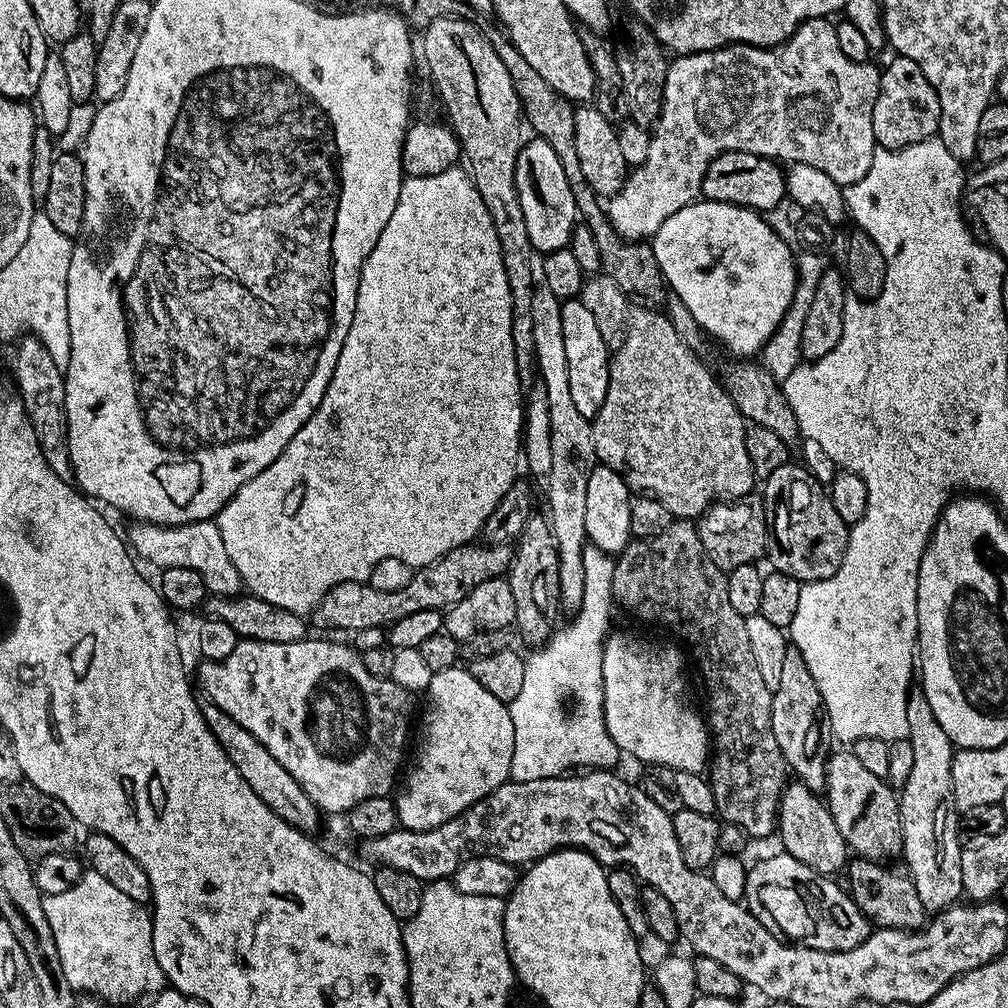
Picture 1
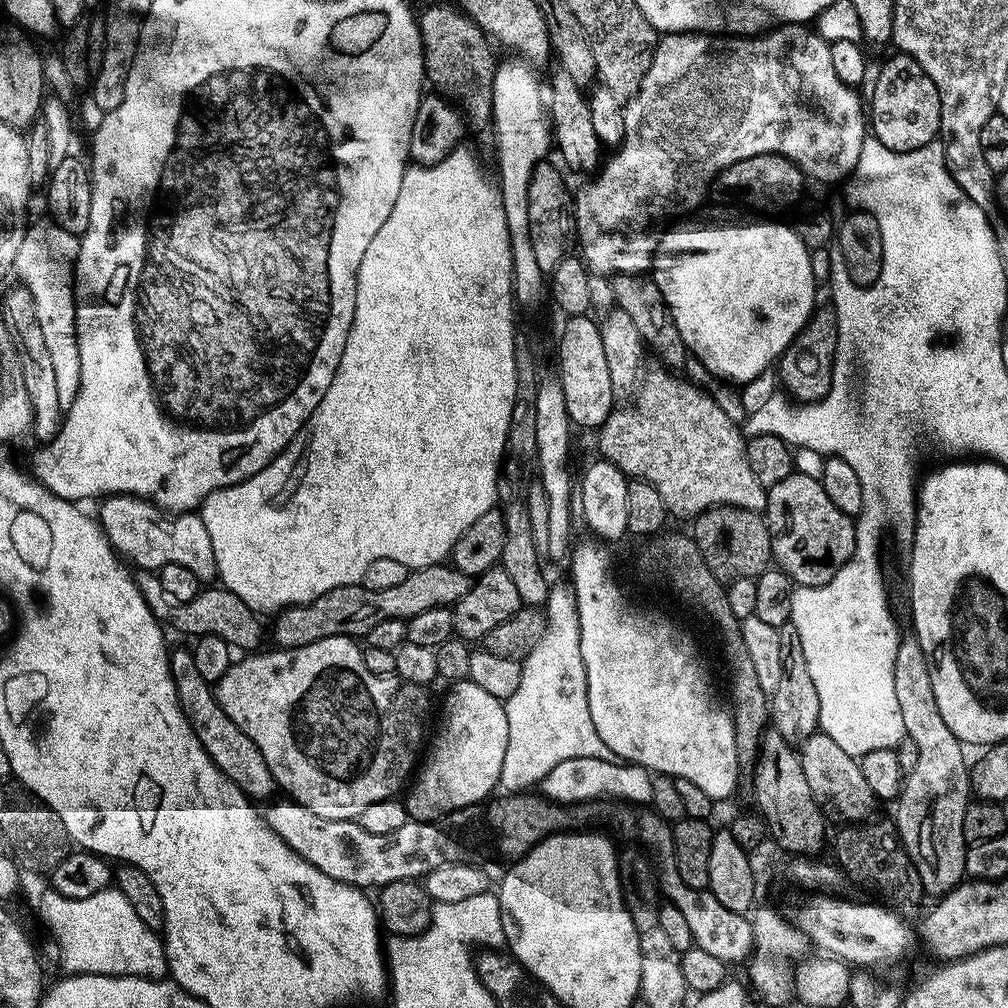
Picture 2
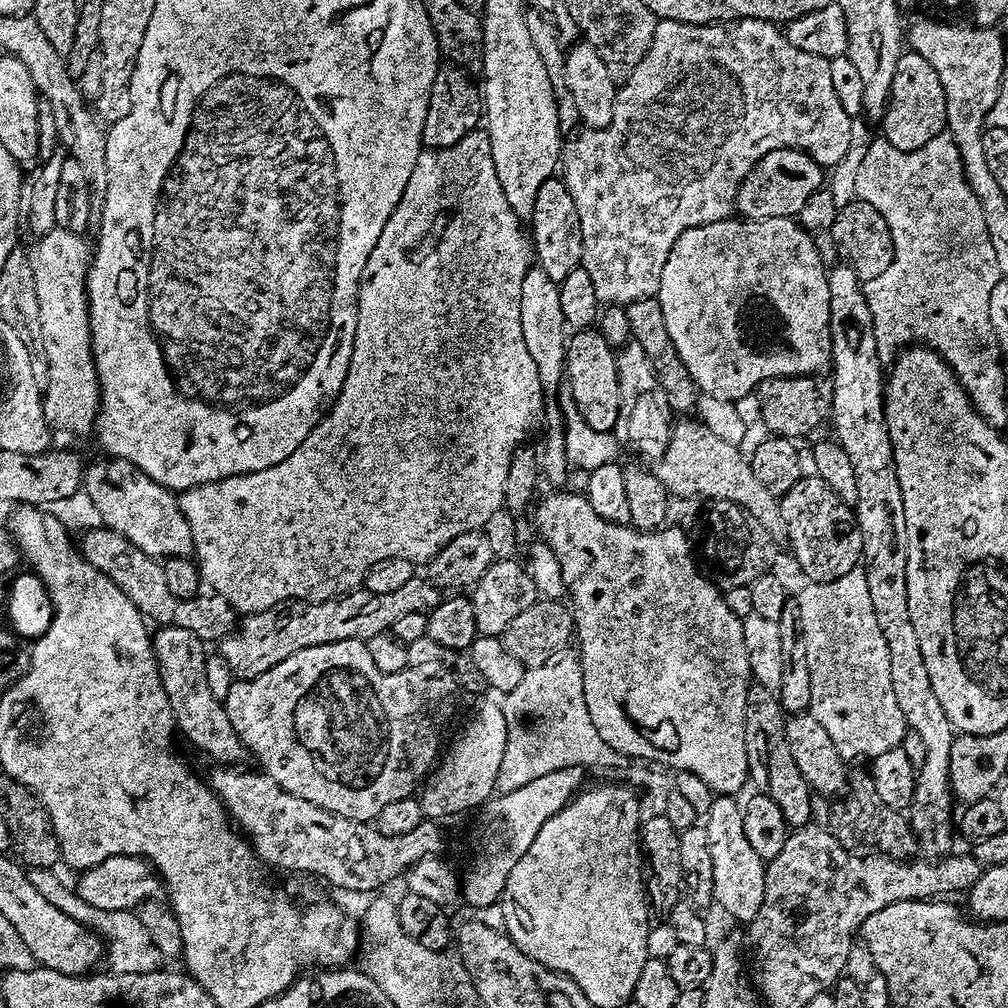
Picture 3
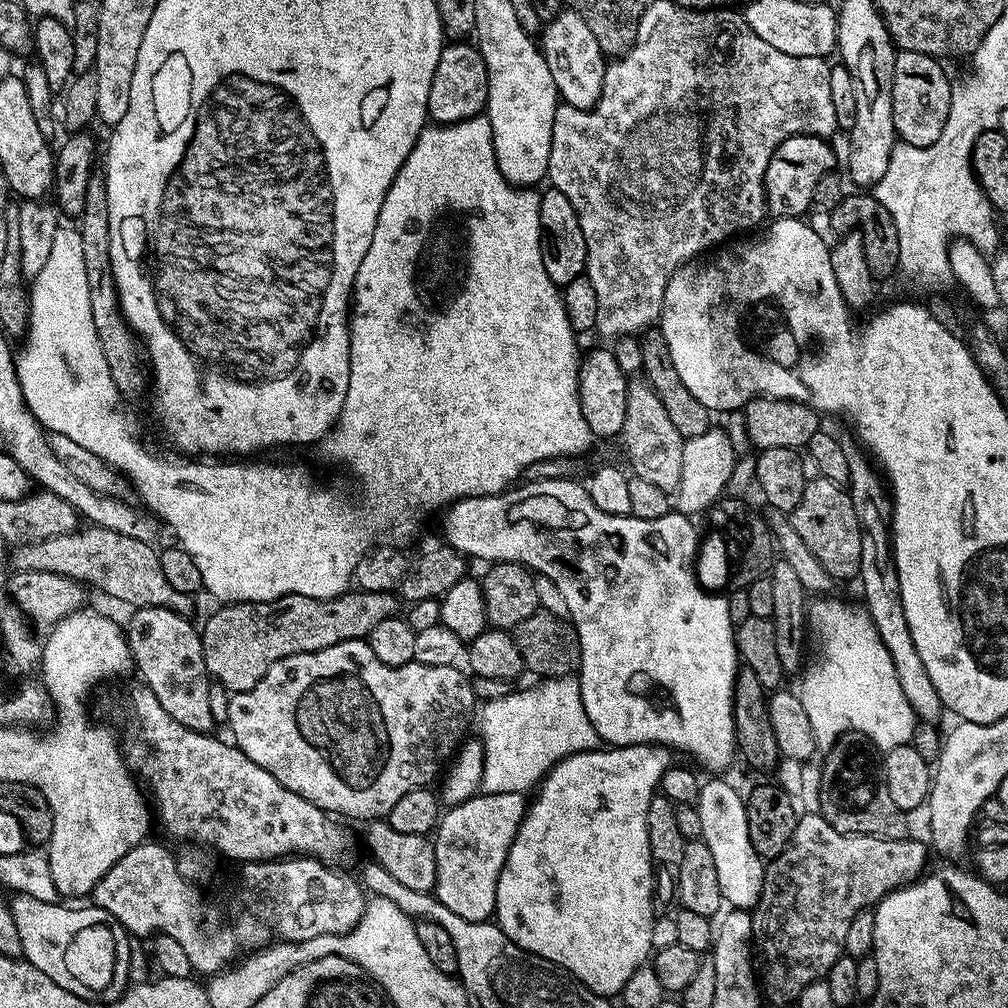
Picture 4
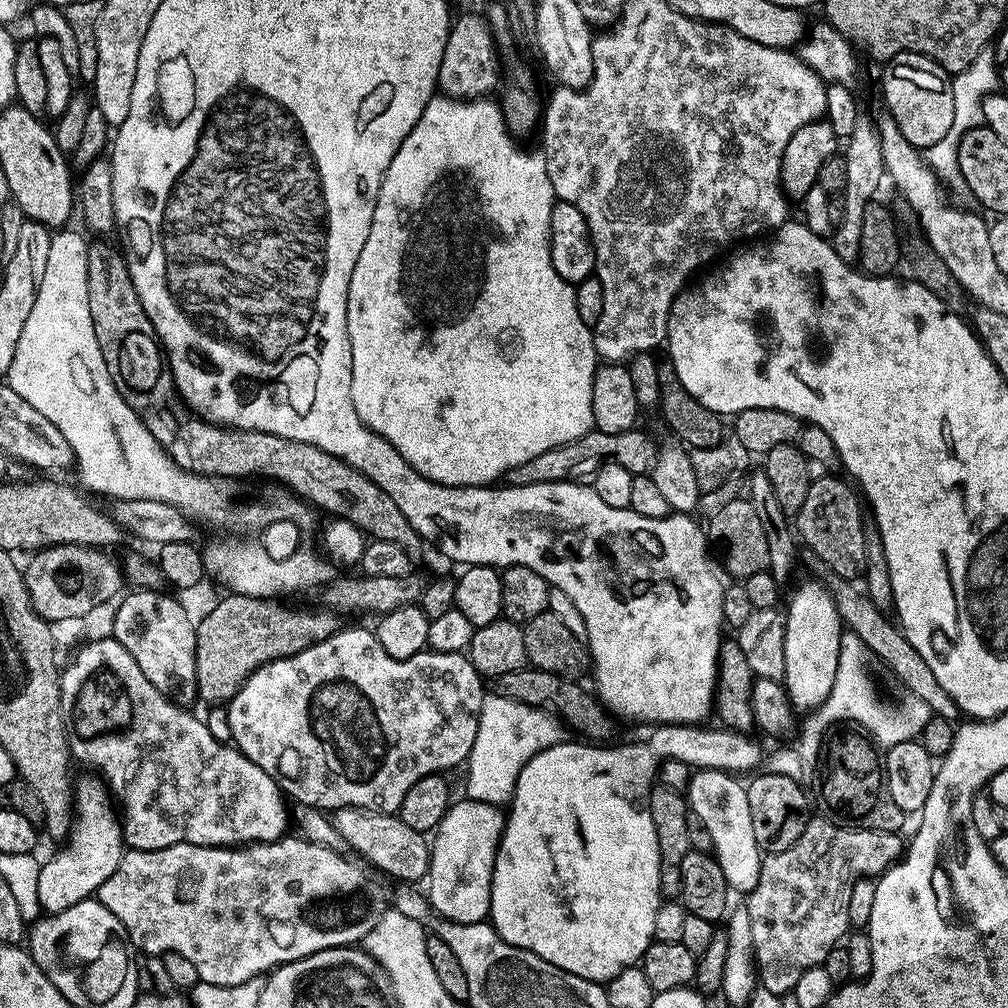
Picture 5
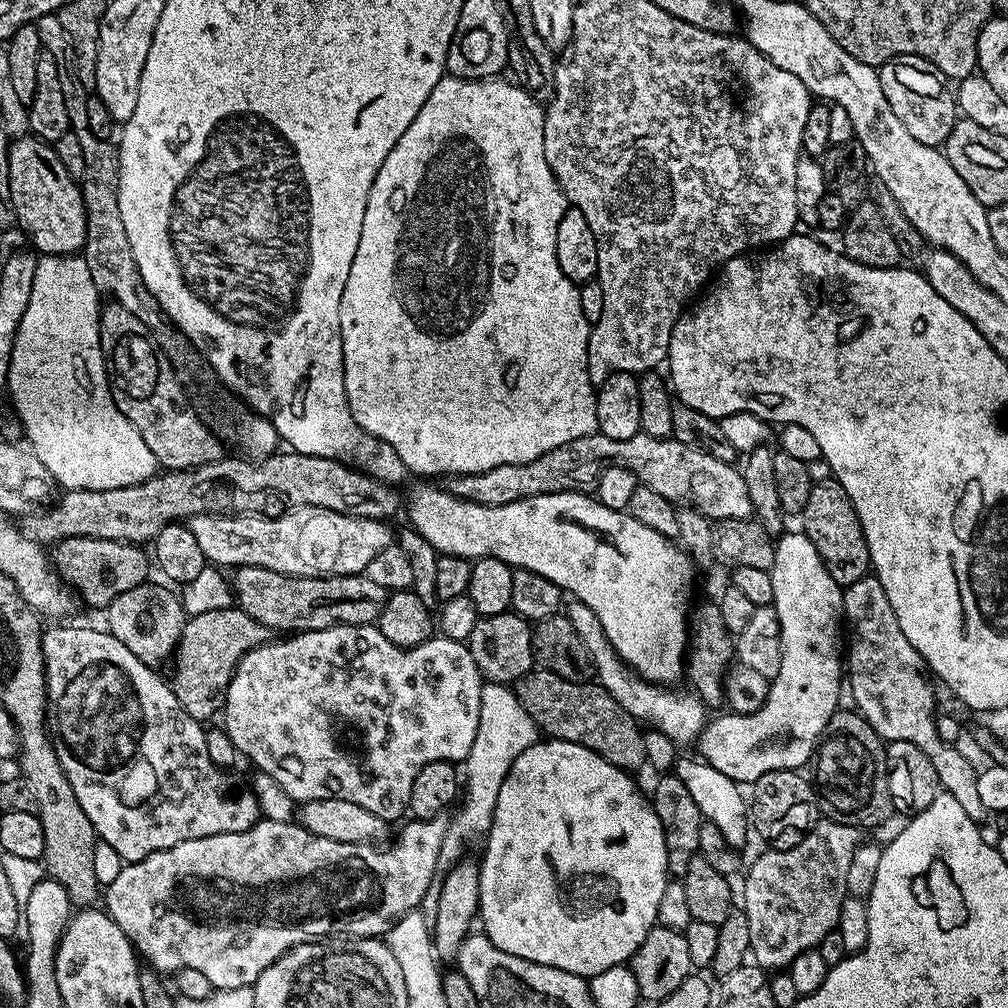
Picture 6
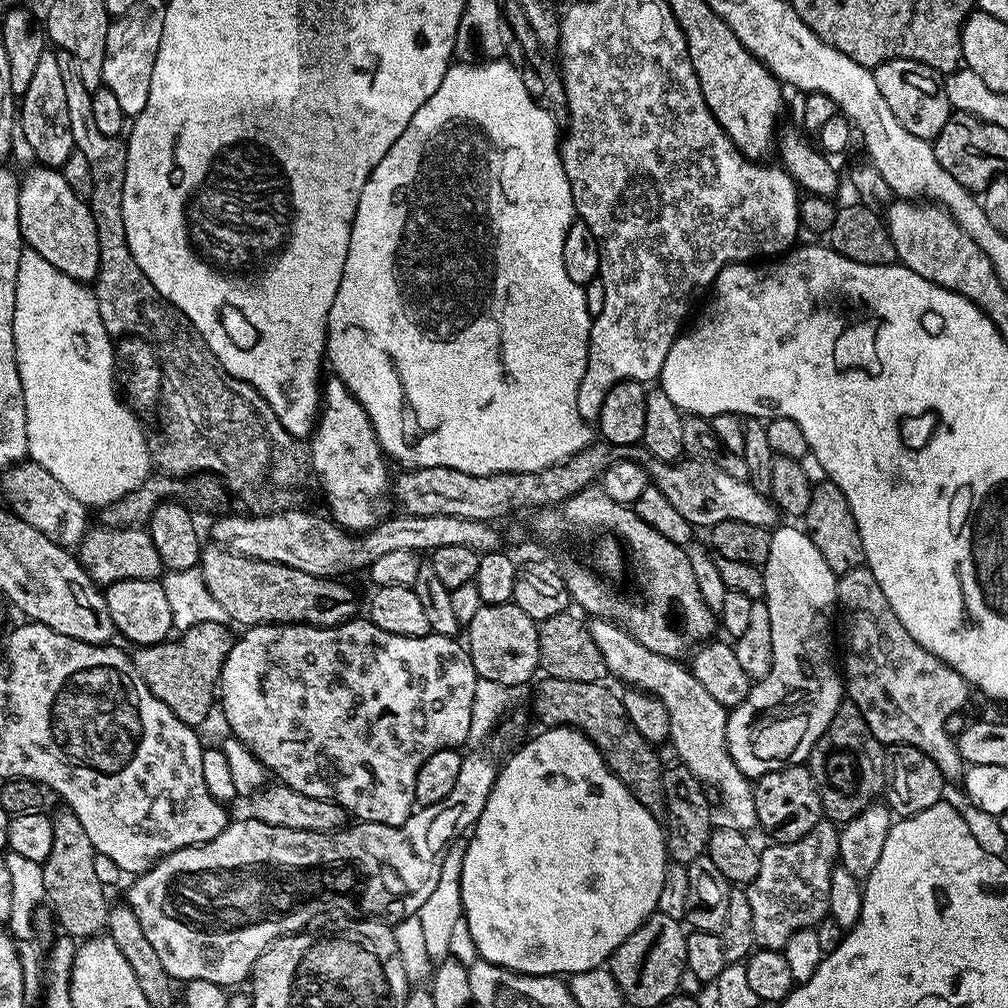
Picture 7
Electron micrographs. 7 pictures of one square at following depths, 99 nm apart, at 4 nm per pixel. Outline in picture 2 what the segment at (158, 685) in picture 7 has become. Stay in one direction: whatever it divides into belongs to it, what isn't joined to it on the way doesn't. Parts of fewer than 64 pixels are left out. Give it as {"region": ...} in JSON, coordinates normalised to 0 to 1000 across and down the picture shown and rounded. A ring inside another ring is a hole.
{"region":[[[443,559],[428,560],[422,563],[406,566],[403,577],[390,581],[387,585],[367,585],[357,579],[344,579],[319,589],[306,599],[291,599],[273,612],[274,620],[269,620],[268,631],[279,643],[299,643],[308,637],[332,631],[361,633],[375,618],[384,614],[397,614],[402,617],[419,609],[419,605],[431,605],[451,601],[466,585],[469,572],[455,567]]]}

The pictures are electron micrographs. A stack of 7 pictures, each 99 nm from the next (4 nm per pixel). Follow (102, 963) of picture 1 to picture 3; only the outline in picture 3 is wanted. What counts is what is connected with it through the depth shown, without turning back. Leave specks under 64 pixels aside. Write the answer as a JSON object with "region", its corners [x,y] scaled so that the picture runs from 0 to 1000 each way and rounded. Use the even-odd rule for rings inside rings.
{"region":[[[34,861],[28,865],[30,875],[34,875],[34,883],[46,891],[46,895],[54,895],[62,907],[67,907],[69,911],[82,917],[84,921],[90,921],[100,934],[105,938],[105,952],[108,952],[110,958],[116,964],[125,966],[141,966],[142,964],[154,964],[160,959],[161,953],[157,946],[157,941],[153,938],[149,927],[145,924],[145,919],[136,911],[134,904],[121,903],[97,903],[81,891],[77,891],[70,880],[67,881],[62,874],[56,870],[57,866],[51,861]]]}

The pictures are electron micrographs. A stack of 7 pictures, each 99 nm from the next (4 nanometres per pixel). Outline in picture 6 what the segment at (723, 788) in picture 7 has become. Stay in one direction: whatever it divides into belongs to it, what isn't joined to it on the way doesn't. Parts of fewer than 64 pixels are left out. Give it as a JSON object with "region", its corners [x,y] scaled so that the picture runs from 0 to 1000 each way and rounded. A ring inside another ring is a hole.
{"region":[[[567,593],[564,596],[564,599],[563,596],[562,599],[562,610],[565,620],[576,633],[581,649],[584,650],[590,678],[600,683],[605,692],[609,692],[609,696],[613,696],[613,700],[621,704],[621,708],[628,710],[632,716],[638,716],[648,723],[659,726],[672,740],[683,738],[686,734],[693,735],[700,719],[700,703],[693,689],[682,690],[679,687],[667,687],[671,685],[658,679],[647,679],[639,675],[612,651],[589,605],[585,605],[585,601],[581,601],[573,594]]]}

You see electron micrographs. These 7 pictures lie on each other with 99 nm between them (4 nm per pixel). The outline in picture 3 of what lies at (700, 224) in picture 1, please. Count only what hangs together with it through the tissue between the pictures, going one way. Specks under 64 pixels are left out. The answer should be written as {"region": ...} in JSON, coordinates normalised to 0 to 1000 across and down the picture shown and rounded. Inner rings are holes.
{"region":[[[723,216],[713,218],[712,220],[704,220],[697,222],[691,226],[681,228],[674,236],[673,240],[669,240],[669,244],[665,248],[665,252],[661,256],[661,264],[657,264],[657,272],[655,273],[655,288],[653,297],[657,304],[657,315],[661,315],[661,327],[665,327],[665,339],[669,339],[669,343],[673,347],[673,351],[677,355],[677,359],[681,363],[681,367],[687,372],[687,378],[690,381],[691,386],[695,390],[698,389],[702,393],[707,393],[710,397],[721,397],[727,399],[740,391],[749,390],[754,384],[757,377],[766,377],[770,373],[805,373],[813,370],[813,365],[820,366],[825,356],[825,331],[823,329],[823,284],[821,283],[821,266],[817,264],[815,256],[813,255],[812,248],[809,246],[807,235],[800,227],[794,225],[793,221],[786,216],[760,216],[759,218],[739,218],[737,216]]]}

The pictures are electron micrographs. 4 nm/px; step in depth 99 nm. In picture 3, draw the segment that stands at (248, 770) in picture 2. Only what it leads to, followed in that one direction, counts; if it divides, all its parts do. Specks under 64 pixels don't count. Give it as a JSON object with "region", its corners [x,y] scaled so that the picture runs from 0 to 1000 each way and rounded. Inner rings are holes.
{"region":[[[162,621],[154,624],[151,634],[151,645],[155,650],[155,660],[169,696],[169,704],[175,713],[175,721],[180,731],[184,730],[198,746],[203,746],[208,753],[218,760],[234,760],[244,750],[241,736],[236,732],[221,697],[214,694],[204,681],[203,670],[203,636],[197,635],[188,625],[177,621]]]}

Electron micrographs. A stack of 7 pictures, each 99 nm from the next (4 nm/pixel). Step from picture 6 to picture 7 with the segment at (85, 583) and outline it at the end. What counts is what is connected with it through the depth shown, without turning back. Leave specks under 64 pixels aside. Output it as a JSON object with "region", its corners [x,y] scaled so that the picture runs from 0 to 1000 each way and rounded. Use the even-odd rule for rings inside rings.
{"region":[[[143,522],[137,524],[88,523],[77,541],[77,555],[82,563],[87,566],[87,572],[96,581],[106,581],[113,577],[125,577],[126,575],[159,575],[164,566],[161,554],[157,554],[157,546],[153,542],[153,534],[149,534],[147,525]]]}

